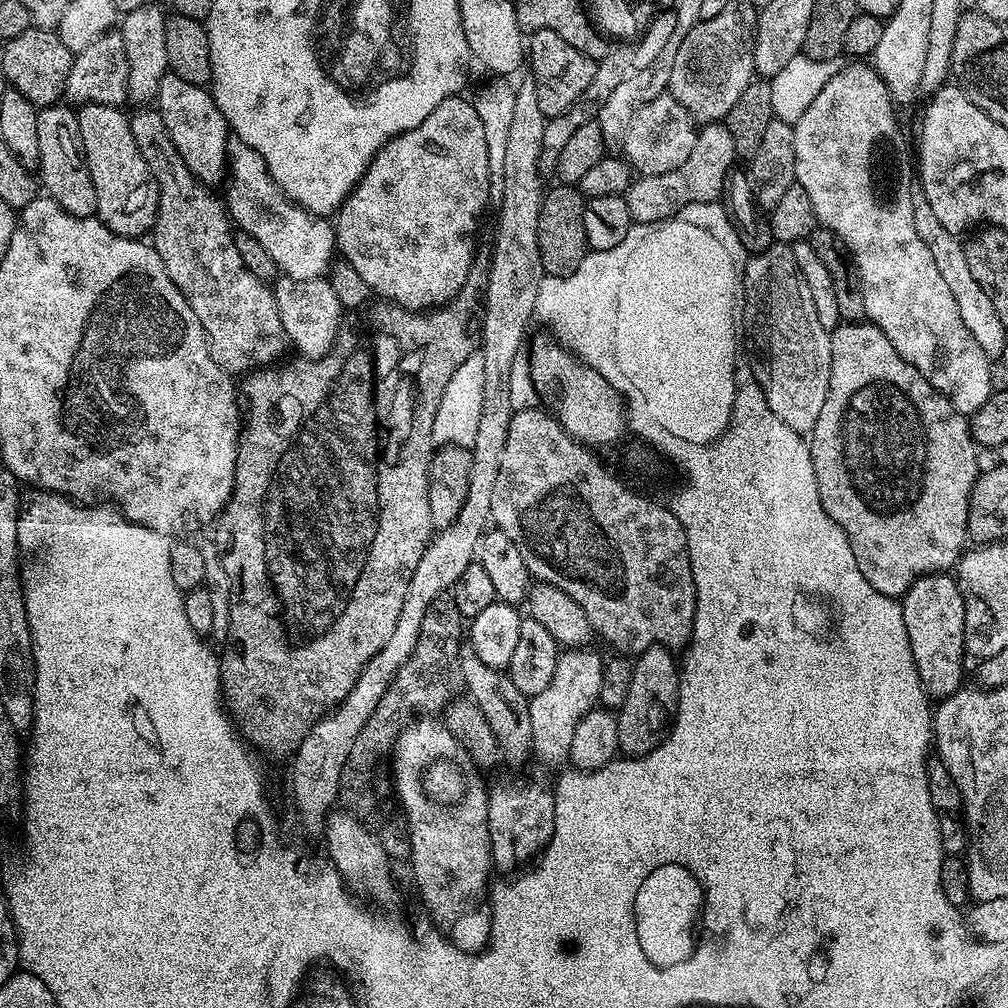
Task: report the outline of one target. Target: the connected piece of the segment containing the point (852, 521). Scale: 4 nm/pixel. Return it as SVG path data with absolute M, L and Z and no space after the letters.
M842 322L837 328L831 329L830 335L832 338L830 342L830 354L832 355L832 361L830 362L830 390L826 394L826 403L822 405L822 414L818 414L818 422L814 422L810 433L810 447L812 450L812 461L814 462L814 474L818 482L818 494L822 498L822 506L826 510L826 514L830 514L830 518L834 518L834 522L838 522L838 526L842 526L842 530L850 542L850 550L854 550L854 558L858 562L858 570L862 570L862 575L866 578L866 582L870 582L870 586L874 586L874 590L878 590L878 594L900 598L910 590L910 586L919 576L947 573L949 570L955 569L960 562L961 556L964 555L966 545L969 543L968 503L970 502L970 494L972 493L976 477L982 471L982 463L980 464L979 458L976 457L978 445L972 437L972 425L969 417L965 413L958 411L941 392L934 390L934 386L930 386L930 382L926 382L926 378L922 378L922 374L918 374L918 370L914 366L910 366L910 362L906 362L906 358L902 358L898 354L898 350L894 350L894 346L890 346L890 338L886 338L886 334L882 334L882 330L878 330L878 326L874 326L871 322Z

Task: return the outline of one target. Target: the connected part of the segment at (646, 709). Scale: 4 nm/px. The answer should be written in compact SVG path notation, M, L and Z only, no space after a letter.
M659 646L647 648L635 657L630 678L630 694L626 694L626 702L618 709L618 742L620 752L625 757L645 756L650 750L660 745L666 735L666 716L664 720L664 704L656 697L656 692L675 693L678 688L678 660L671 651Z

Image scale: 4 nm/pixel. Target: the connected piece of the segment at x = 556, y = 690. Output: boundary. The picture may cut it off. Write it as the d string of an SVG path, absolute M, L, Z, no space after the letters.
M592 646L570 648L557 655L550 686L546 686L542 694L531 697L528 702L535 759L537 756L544 764L560 764L568 760L570 741L574 739L578 722L590 709L597 707L605 663L605 657L600 657Z

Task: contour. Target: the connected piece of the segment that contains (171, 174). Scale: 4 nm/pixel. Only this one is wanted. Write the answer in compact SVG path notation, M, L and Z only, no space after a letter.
M144 106L136 113L131 113L130 130L134 134L134 142L138 142L138 150L142 150L142 158L146 158L146 166L154 174L160 187L160 205L156 215L156 227L150 233L150 243L155 248L158 258L162 258L162 266L170 274L174 286L186 298L190 310L198 314L198 322L202 322L202 330L208 335L208 349L218 362L218 366L229 374L247 374L261 368L275 365L281 359L284 347L290 341L282 326L282 318L278 316L276 293L265 281L260 280L246 266L242 266L242 257L238 255L238 246L234 235L234 225L226 211L225 205L212 197L213 189L203 182L182 162L182 154L170 142L170 130L166 130L166 122L162 122L162 114L152 106Z

